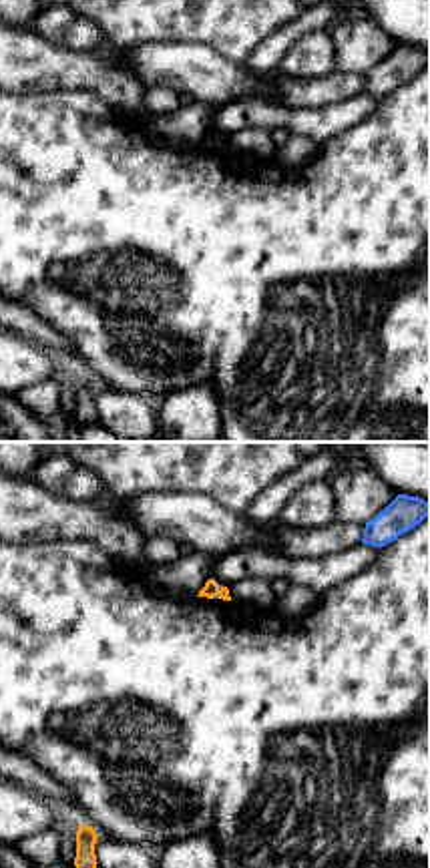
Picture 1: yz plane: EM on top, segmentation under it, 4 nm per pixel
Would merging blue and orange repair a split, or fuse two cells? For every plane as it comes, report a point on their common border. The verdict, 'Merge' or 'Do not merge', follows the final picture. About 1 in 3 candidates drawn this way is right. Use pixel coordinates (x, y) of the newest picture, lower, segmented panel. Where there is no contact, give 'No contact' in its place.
Touches blue at (220, 589)

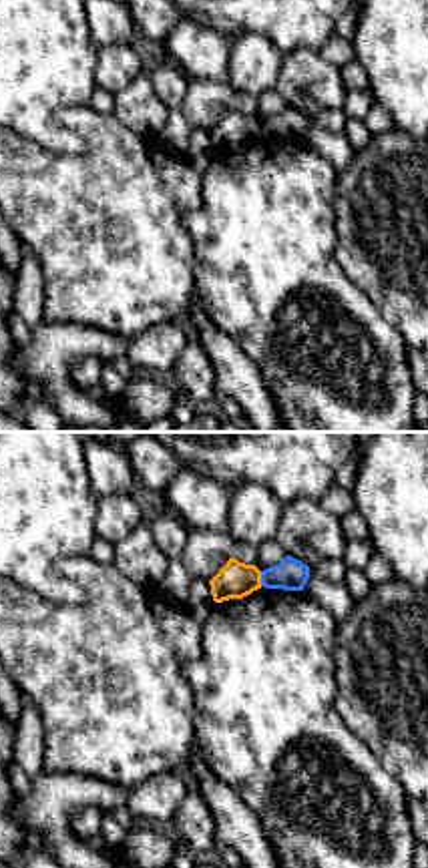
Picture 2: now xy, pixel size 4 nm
Touches blue at (262, 579)

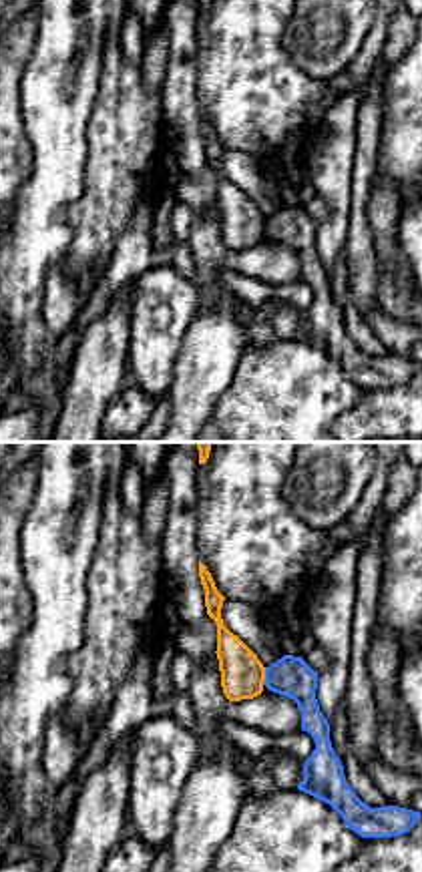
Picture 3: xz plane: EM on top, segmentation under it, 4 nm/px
Touches blue at (266, 676)

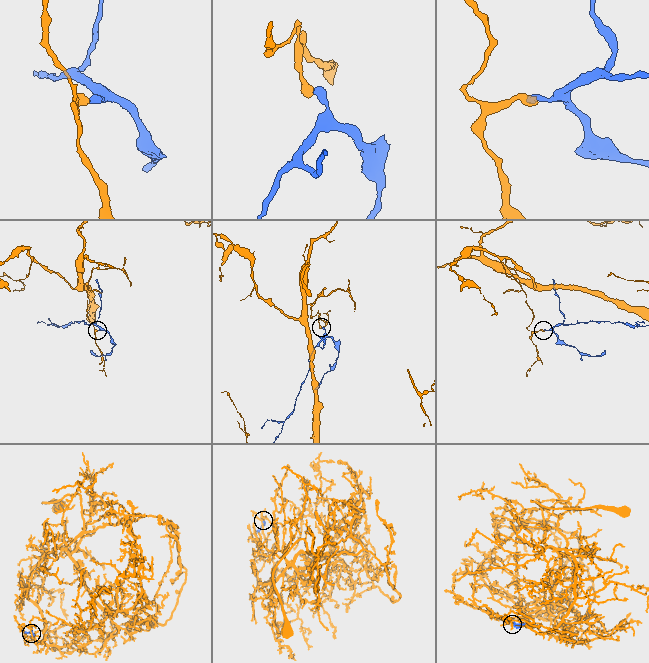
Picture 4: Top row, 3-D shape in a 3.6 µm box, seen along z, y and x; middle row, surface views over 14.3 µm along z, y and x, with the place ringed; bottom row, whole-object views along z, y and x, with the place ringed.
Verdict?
Do not merge

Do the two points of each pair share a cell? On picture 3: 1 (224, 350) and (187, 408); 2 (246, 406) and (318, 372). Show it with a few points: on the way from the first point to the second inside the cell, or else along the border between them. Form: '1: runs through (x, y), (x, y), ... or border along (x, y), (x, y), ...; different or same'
1: runs through (209, 364), (201, 372), (193, 394); same
2: runs through (264, 406), (278, 406), (292, 392), (300, 390); same

